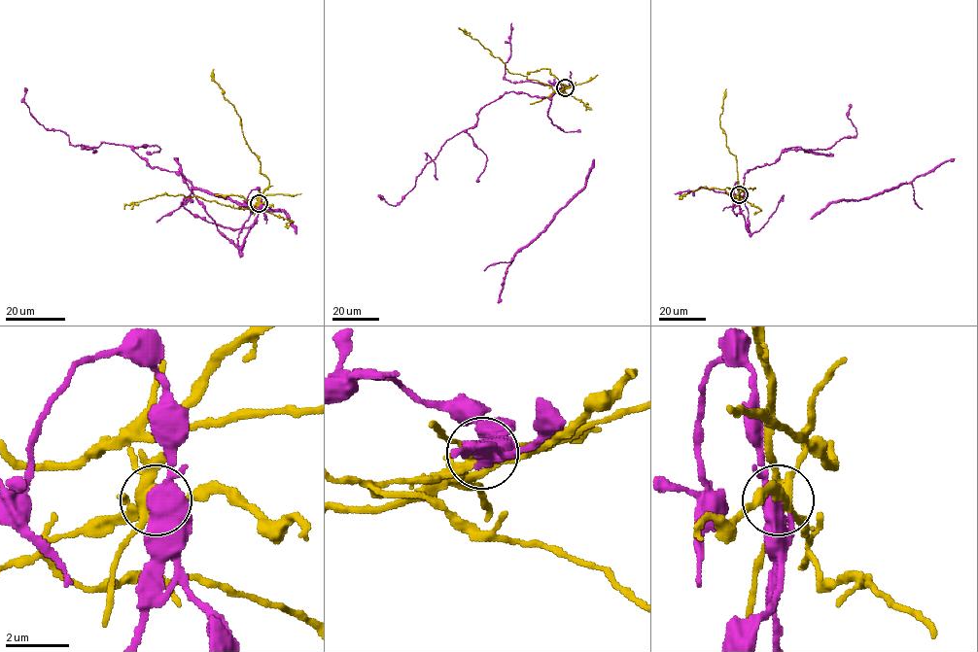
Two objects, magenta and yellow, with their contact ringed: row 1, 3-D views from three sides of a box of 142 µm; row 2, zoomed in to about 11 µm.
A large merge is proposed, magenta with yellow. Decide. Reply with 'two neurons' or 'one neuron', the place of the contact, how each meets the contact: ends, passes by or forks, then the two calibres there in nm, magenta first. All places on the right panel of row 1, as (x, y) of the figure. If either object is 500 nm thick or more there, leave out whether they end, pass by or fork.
two neurons; place (739, 194); calibres 550 and 380 nm

